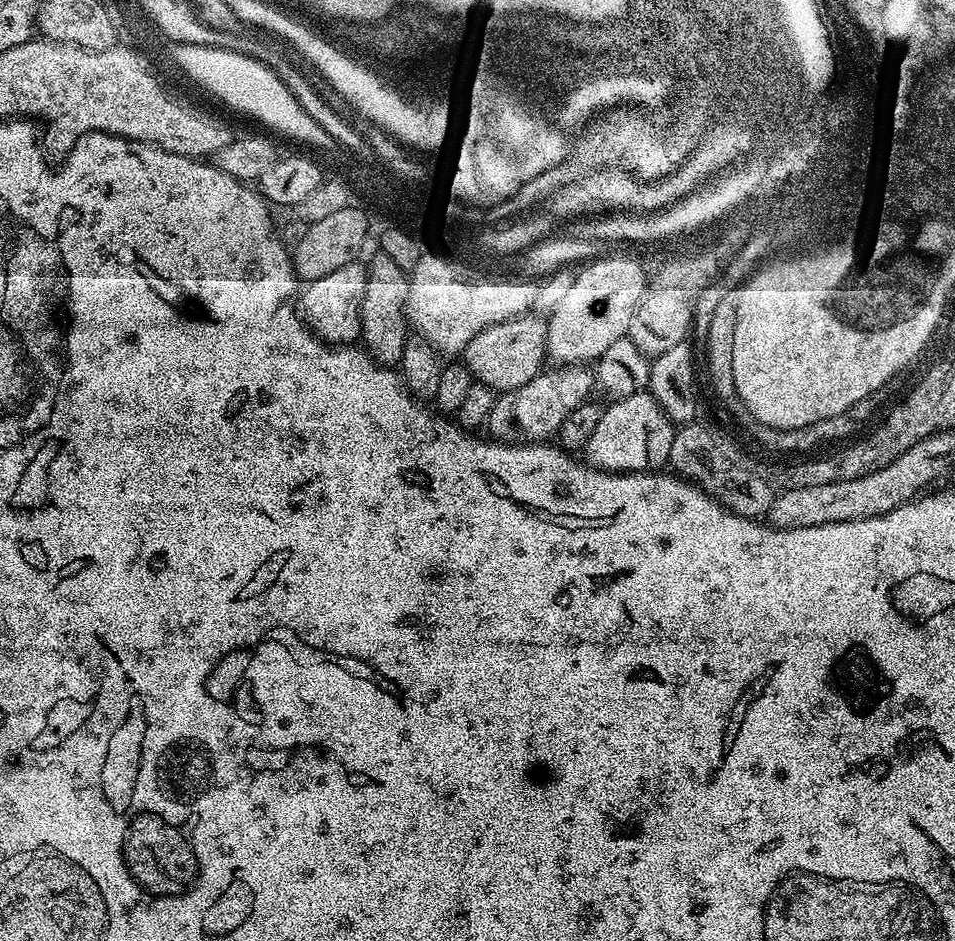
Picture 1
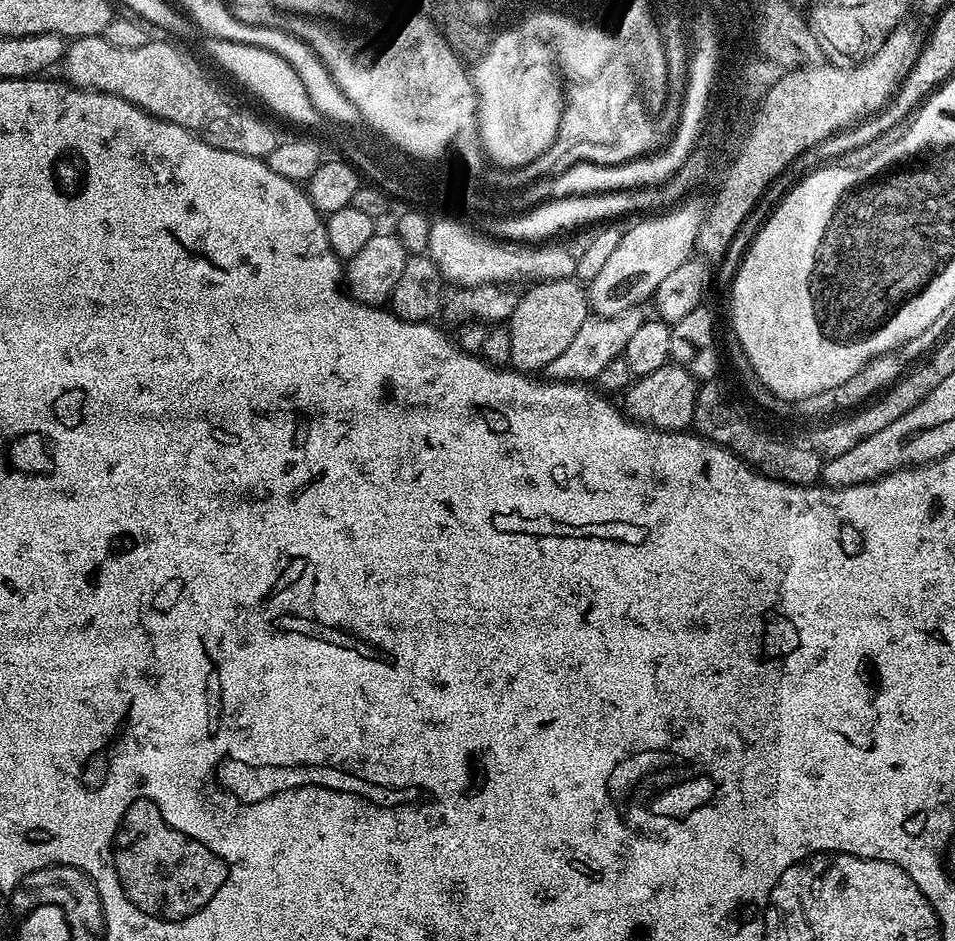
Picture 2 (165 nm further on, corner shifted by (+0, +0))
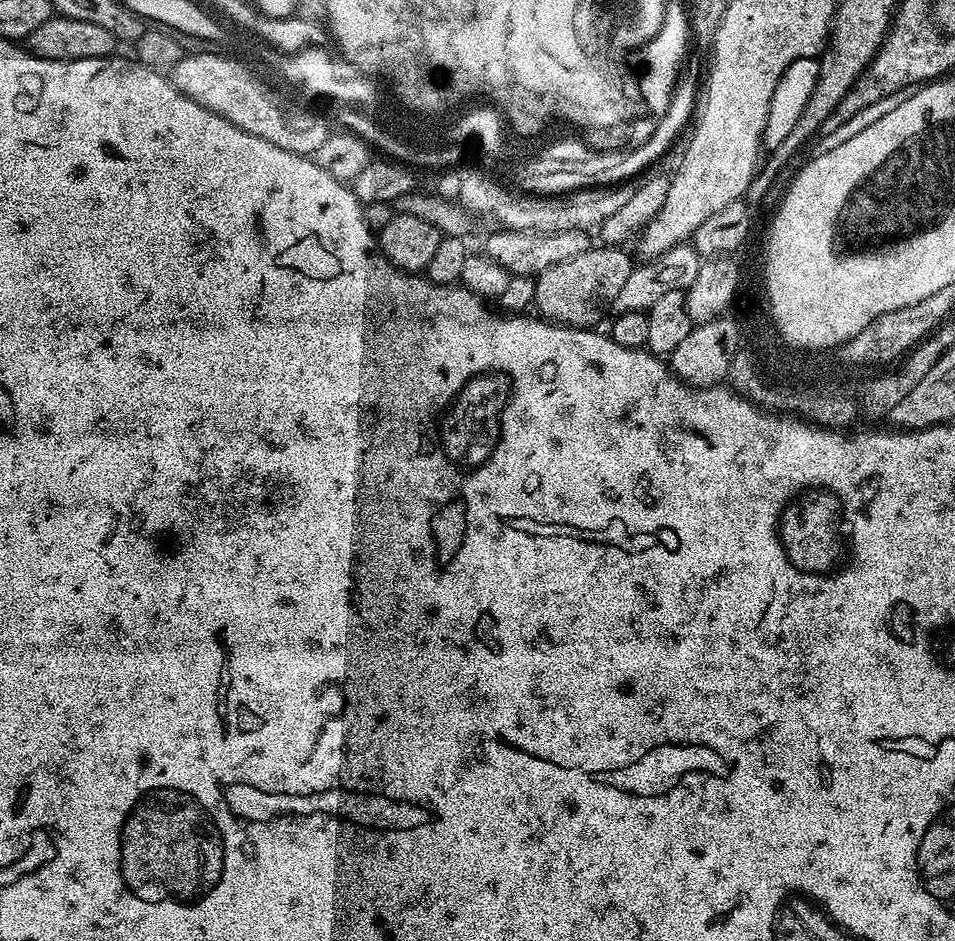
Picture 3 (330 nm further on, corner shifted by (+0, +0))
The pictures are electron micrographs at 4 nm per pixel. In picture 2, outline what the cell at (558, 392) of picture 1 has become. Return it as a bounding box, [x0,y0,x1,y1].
[546,304,650,382]

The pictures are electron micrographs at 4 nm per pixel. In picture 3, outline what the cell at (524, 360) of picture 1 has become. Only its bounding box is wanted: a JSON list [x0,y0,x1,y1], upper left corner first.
[535,246,634,329]

